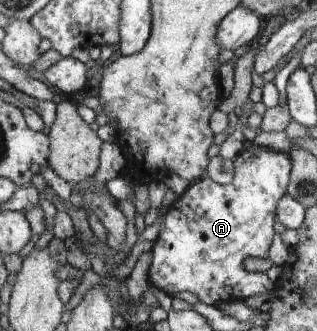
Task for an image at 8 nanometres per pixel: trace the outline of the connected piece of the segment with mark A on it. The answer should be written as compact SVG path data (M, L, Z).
M251 144L248 148L244 148L234 158L234 175L232 176L232 182L218 183L211 179L211 177L205 175L203 178L198 179L193 185L190 185L187 190L181 194L181 197L174 200L174 203L170 206L169 210L163 216L163 222L160 224L160 230L157 238L152 244L152 262L149 268L149 284L153 287L163 290L165 294L174 297L179 292L193 292L200 302L208 305L217 305L217 302L244 302L247 298L255 296L255 294L265 294L265 292L271 292L274 288L274 282L272 282L265 272L249 272L245 269L243 262L245 258L268 258L269 246L273 242L273 223L275 221L276 208L279 200L287 193L287 187L290 181L291 170L291 158L289 153L275 152L275 150L269 150L269 148L263 148Z

